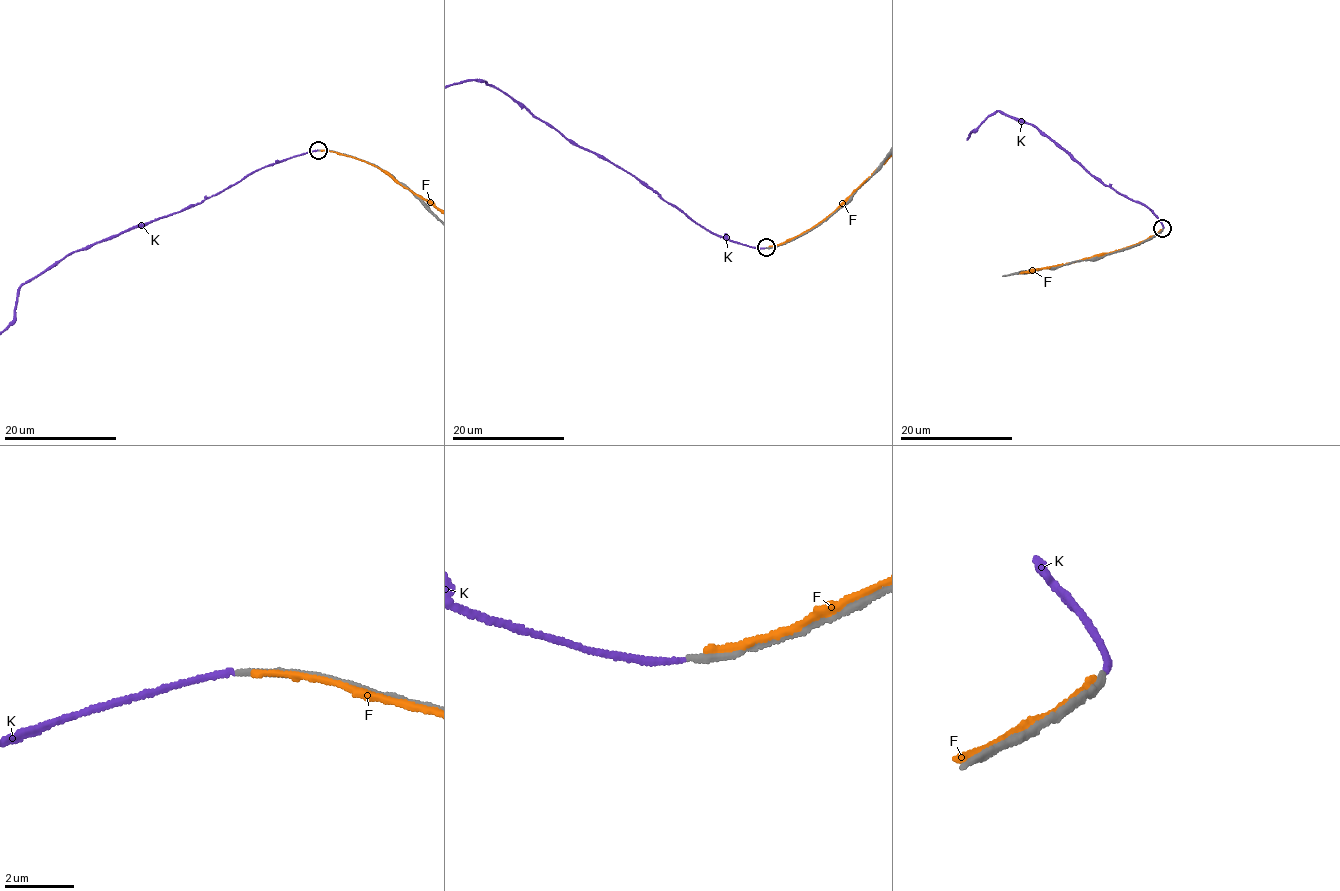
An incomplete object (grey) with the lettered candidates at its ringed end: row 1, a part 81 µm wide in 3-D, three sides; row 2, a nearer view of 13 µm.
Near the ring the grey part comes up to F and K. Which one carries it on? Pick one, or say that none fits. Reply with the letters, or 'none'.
K

